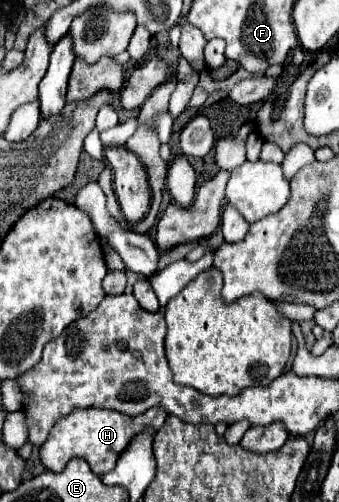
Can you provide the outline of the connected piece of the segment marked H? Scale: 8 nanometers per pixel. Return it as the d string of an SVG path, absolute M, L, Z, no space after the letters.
M77 408L75 412L71 412L69 416L65 416L63 420L59 420L59 424L55 424L55 428L51 430L51 436L47 438L47 442L41 446L41 462L45 464L47 470L55 470L61 472L65 468L65 464L71 458L83 458L85 462L89 462L91 470L101 476L109 470L115 468L117 458L125 452L125 448L131 444L131 440L151 428L153 432L159 430L165 422L165 412L161 408L151 408L141 416L129 418L123 416L115 410L101 410L101 408Z

